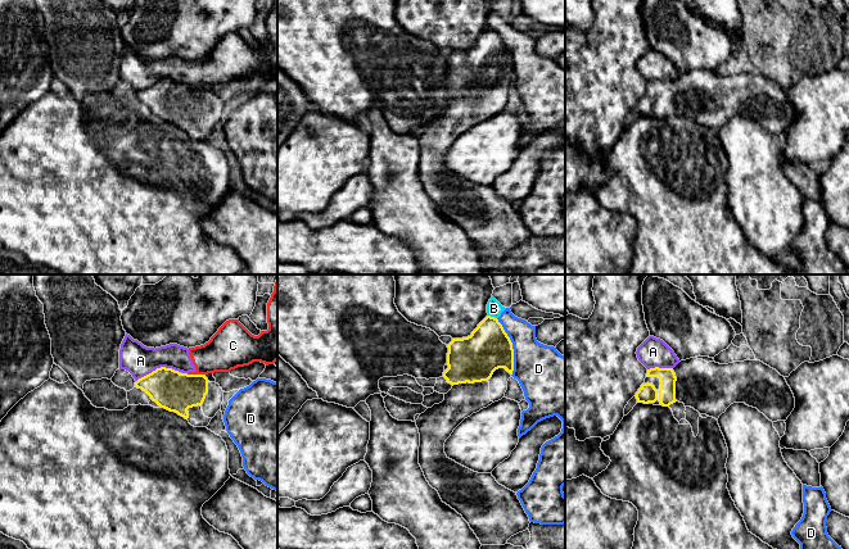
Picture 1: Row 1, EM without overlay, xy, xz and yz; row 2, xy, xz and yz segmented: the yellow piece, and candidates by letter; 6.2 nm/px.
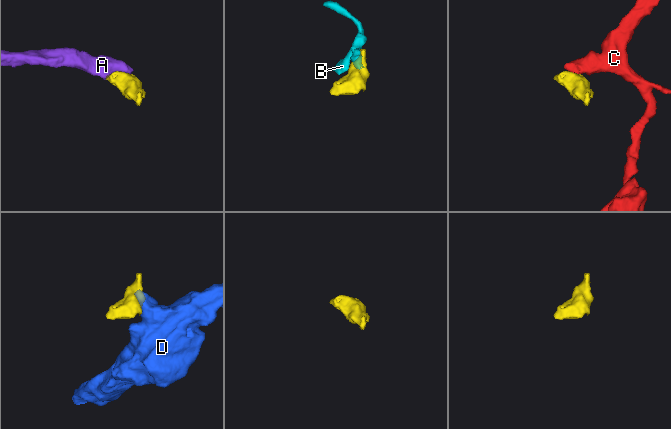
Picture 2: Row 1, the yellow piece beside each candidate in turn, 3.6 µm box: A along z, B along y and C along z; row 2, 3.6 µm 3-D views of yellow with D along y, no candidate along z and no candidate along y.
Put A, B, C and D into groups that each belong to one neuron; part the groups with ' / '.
A C / B D

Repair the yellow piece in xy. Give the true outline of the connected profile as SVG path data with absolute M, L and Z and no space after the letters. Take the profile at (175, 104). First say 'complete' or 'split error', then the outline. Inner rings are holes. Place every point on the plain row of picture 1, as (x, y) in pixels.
complete; M161 80L139 91L135 100L145 104L161 121L188 132L188 122L203 117L208 106L208 91L206 87L180 86Z

